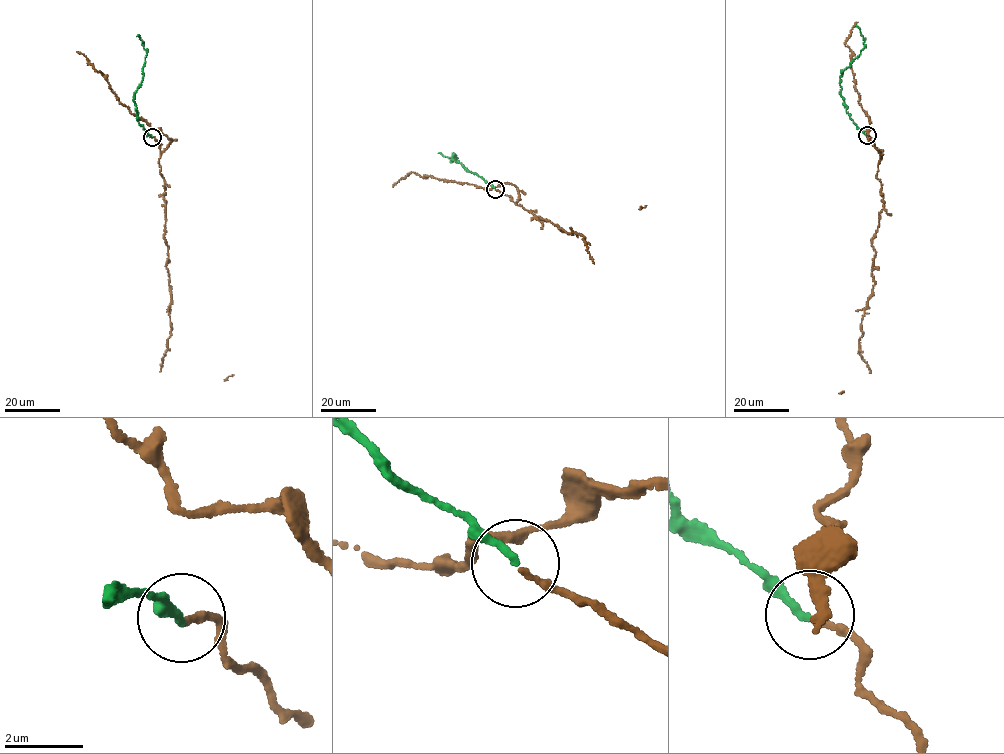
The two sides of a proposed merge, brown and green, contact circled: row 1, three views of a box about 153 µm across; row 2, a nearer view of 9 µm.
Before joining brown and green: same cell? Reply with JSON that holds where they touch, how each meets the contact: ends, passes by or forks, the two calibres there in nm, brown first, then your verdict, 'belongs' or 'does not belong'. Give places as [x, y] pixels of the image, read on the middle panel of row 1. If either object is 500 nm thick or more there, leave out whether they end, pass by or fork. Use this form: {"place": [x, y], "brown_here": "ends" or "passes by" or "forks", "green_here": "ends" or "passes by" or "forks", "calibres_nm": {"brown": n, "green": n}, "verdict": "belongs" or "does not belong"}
{"place": [495, 189], "brown_here": "ends", "green_here": "ends", "calibres_nm": {"brown": 160, "green": 190}, "verdict": "belongs"}

